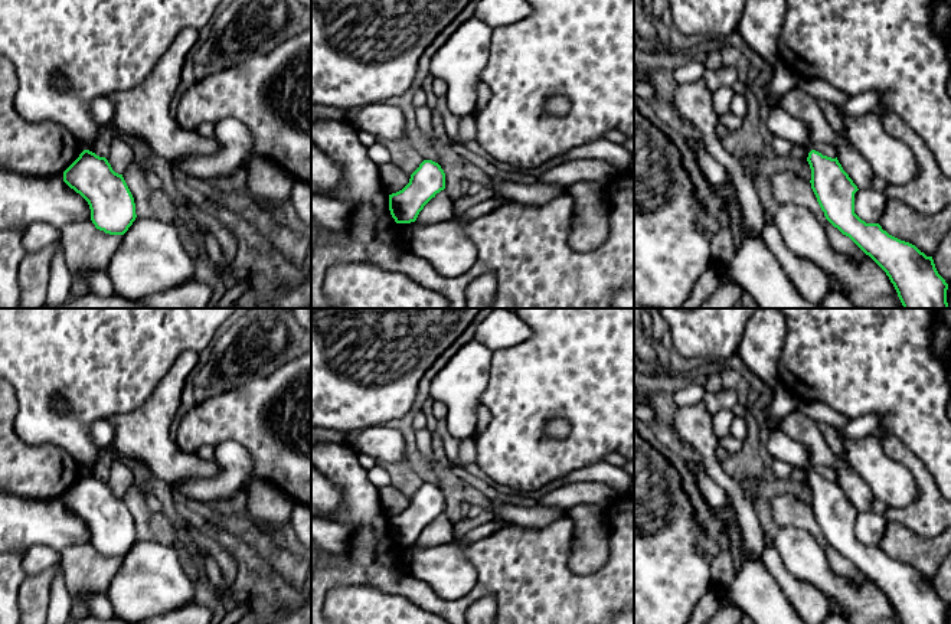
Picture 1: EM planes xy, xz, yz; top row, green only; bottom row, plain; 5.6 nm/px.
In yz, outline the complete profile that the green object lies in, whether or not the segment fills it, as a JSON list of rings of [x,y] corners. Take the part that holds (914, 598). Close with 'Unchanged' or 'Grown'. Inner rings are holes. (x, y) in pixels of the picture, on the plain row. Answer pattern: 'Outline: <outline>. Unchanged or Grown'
Outline: [[[778,428],[771,434],[767,450],[775,460],[808,474],[811,512],[826,542],[886,595],[901,624],[947,624],[948,607],[938,597],[932,579],[889,558],[879,546],[866,546],[854,536],[857,509],[837,480],[831,481],[814,473],[804,445]]]. Grown

